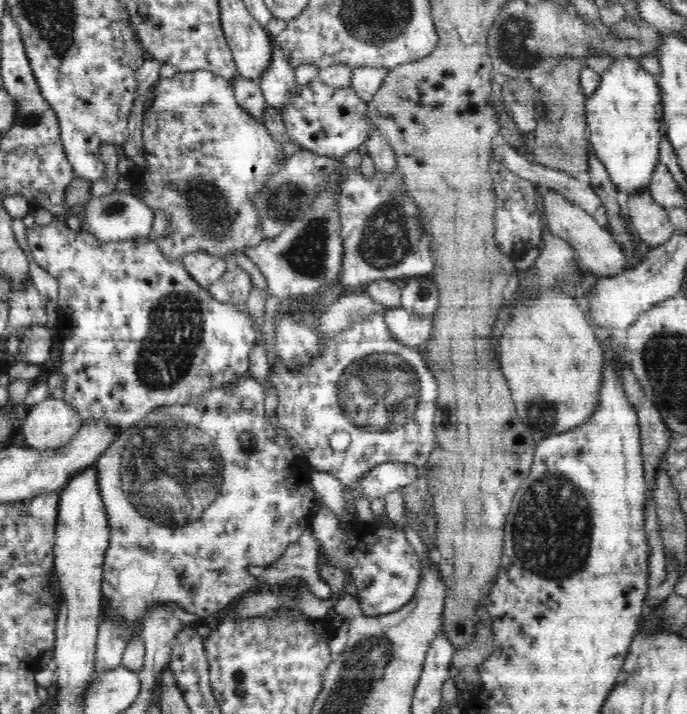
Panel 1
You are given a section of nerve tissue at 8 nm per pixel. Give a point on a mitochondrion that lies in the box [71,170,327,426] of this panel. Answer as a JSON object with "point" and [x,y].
{"point":[176,324]}

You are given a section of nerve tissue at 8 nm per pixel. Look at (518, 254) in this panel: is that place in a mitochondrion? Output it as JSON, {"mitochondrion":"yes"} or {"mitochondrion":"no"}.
{"mitochondrion":"no"}

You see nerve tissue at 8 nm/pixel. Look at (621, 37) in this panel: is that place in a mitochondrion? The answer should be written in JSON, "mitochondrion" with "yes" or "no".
{"mitochondrion":"yes"}

